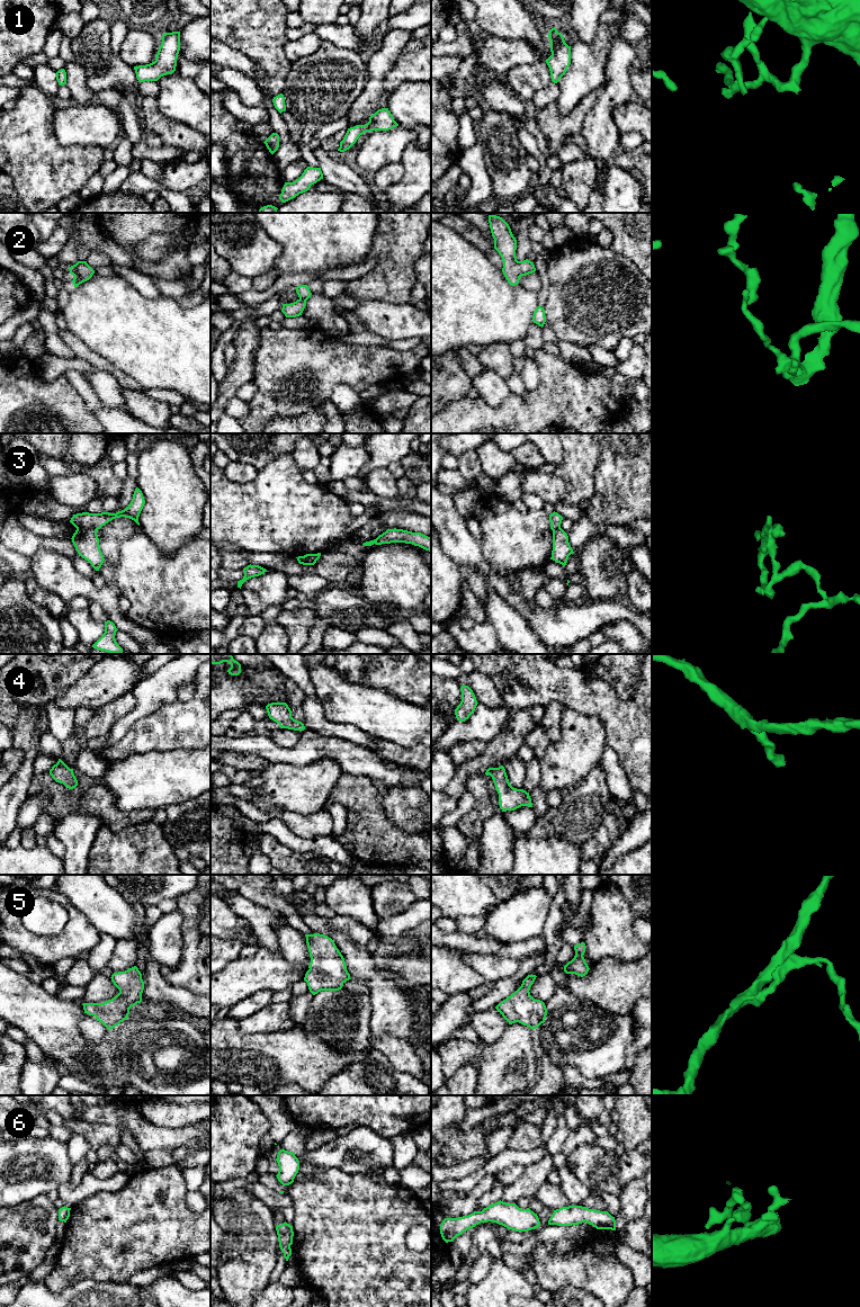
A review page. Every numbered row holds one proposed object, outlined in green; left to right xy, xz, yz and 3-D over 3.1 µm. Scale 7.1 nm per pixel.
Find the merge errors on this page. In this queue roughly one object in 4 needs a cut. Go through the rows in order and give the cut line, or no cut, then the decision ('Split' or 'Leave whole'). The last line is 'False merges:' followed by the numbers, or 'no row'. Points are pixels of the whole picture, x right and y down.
1: No split. Leave whole
2: No split. Leave whole
3: Split along xy (77, 527), (93, 528), (96, 530). Split
4: No split. Leave whole
5: No split. Leave whole
6: No split. Leave whole
False merges: 3

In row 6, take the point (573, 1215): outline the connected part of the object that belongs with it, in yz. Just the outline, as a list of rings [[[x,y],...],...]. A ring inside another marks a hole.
[[[568,1206],[554,1210],[548,1225],[572,1226],[588,1223],[597,1229],[616,1230],[616,1220],[608,1211],[589,1209],[582,1206]]]

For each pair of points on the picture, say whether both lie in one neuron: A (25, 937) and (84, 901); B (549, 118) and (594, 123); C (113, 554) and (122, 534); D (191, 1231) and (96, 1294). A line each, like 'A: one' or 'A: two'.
A: two
B: two
C: one
D: two

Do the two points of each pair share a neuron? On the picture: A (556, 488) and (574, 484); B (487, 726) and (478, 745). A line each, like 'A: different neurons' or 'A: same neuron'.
A: different neurons
B: different neurons

